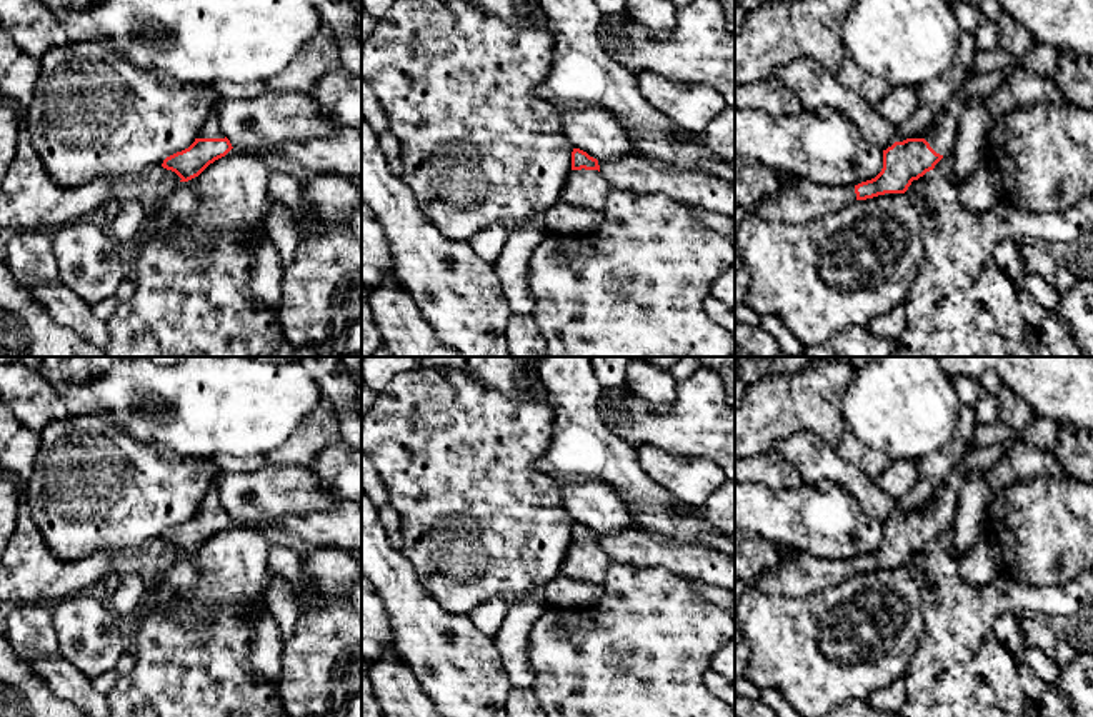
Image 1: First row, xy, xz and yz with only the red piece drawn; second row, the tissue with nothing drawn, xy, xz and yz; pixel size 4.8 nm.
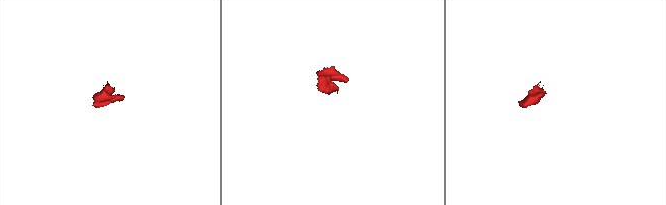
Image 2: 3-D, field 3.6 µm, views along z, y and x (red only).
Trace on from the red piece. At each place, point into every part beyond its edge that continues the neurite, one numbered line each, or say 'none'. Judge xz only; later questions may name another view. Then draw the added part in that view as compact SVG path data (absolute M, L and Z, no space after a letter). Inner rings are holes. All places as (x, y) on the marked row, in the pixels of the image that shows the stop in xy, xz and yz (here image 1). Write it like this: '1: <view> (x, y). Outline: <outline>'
1: xz (588, 189). Outline: M571 170L560 200L578 207L603 210L610 188L610 183L598 170Z

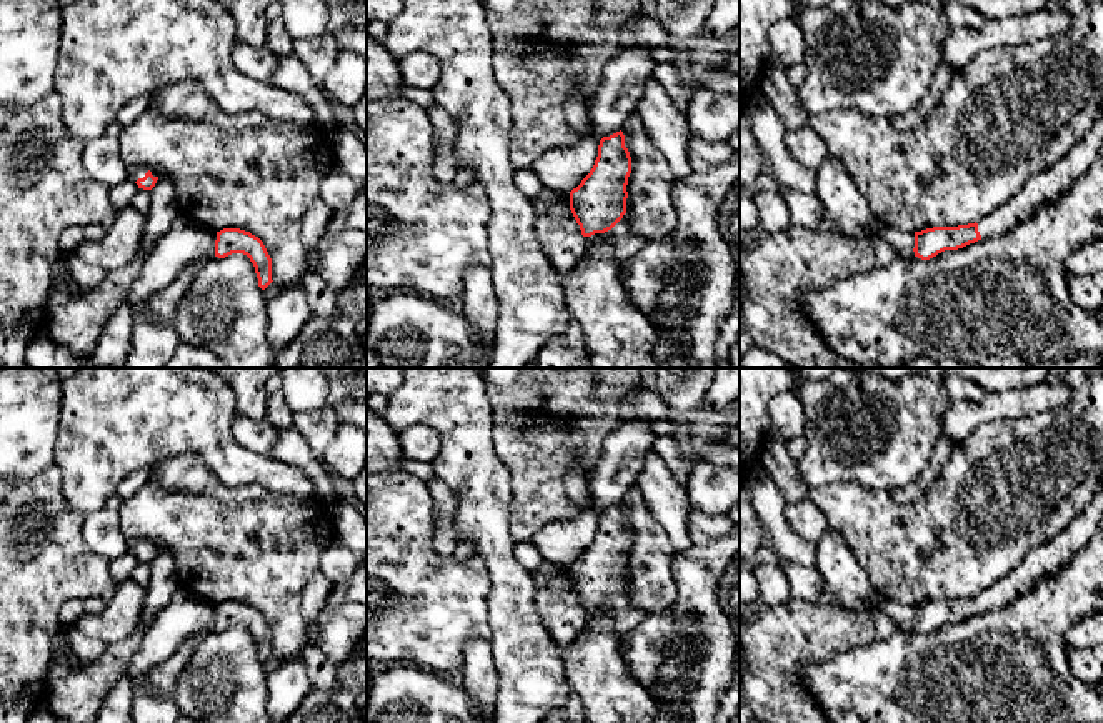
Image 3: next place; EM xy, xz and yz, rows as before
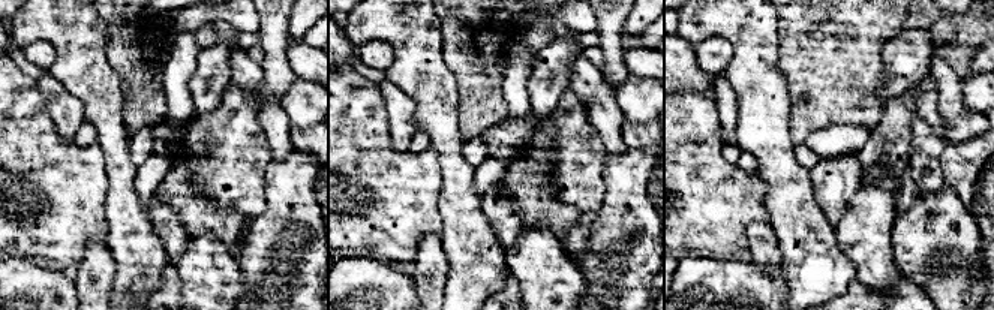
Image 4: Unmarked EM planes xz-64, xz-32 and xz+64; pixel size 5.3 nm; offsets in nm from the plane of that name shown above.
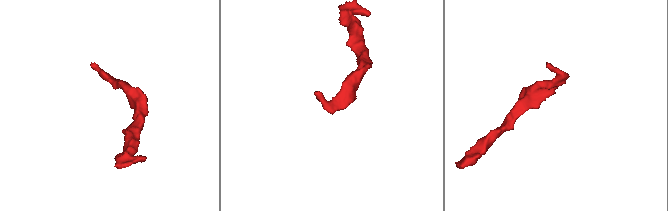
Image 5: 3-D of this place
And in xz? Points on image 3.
1: xz (627, 244). Outline: M628 213L608 232L585 237L585 245L596 243L600 238L613 245L615 258L623 268L635 255L640 253L646 240L631 230L631 218Z

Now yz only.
1: yz (1050, 185). Outline: M1103 110L1093 127L1051 168L1031 178L1018 193L990 215L980 218L981 238L1001 235L1021 218L1030 217L1045 203L1061 198L1071 185L1091 167L1103 145Z

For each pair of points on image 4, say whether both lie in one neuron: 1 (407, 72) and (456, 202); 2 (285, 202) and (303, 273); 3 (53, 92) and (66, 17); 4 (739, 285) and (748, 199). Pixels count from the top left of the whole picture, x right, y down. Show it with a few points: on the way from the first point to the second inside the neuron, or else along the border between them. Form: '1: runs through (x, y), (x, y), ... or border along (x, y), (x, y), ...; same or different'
1: runs through (434, 98), (455, 168); same
2: runs through (290, 220), (290, 255); same
3: border along (47, 71), (81, 101); different
4: border along (708, 255), (715, 258), (745, 258); different

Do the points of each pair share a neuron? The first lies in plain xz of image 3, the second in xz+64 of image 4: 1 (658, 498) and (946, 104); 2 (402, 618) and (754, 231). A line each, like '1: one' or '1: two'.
1: two
2: two

